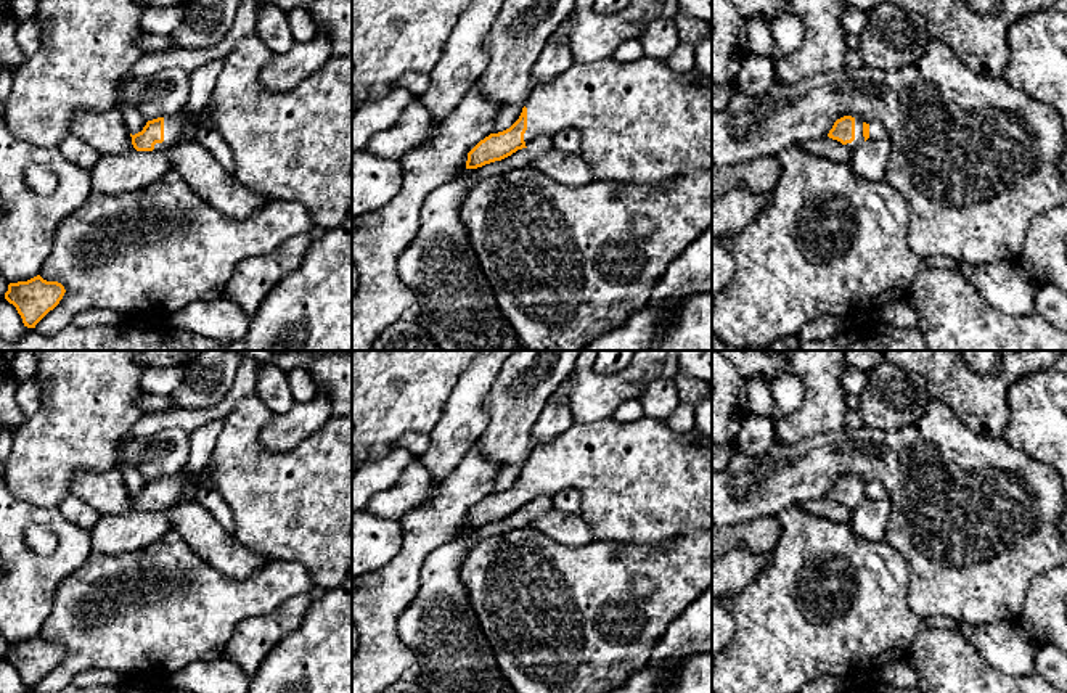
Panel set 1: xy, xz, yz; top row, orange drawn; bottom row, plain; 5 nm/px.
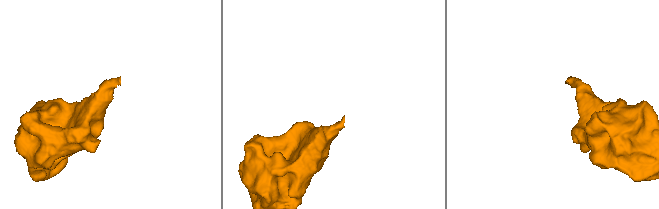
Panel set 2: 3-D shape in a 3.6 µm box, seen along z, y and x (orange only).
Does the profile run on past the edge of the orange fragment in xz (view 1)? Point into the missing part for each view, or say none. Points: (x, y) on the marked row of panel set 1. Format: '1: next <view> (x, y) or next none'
1: next xz (641, 123)

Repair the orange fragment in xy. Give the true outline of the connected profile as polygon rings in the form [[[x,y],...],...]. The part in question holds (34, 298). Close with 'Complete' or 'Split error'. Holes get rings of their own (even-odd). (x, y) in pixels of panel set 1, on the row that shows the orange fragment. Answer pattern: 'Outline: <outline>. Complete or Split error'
Outline: [[[37,275],[27,281],[10,283],[5,299],[16,307],[24,326],[35,328],[59,304],[64,293],[61,283]]]. Complete

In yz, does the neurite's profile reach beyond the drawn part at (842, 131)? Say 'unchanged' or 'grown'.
grown

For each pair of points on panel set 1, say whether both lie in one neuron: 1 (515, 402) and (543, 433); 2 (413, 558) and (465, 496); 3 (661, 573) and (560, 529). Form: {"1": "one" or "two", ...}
{"1": "two", "2": "one", "3": "two"}

